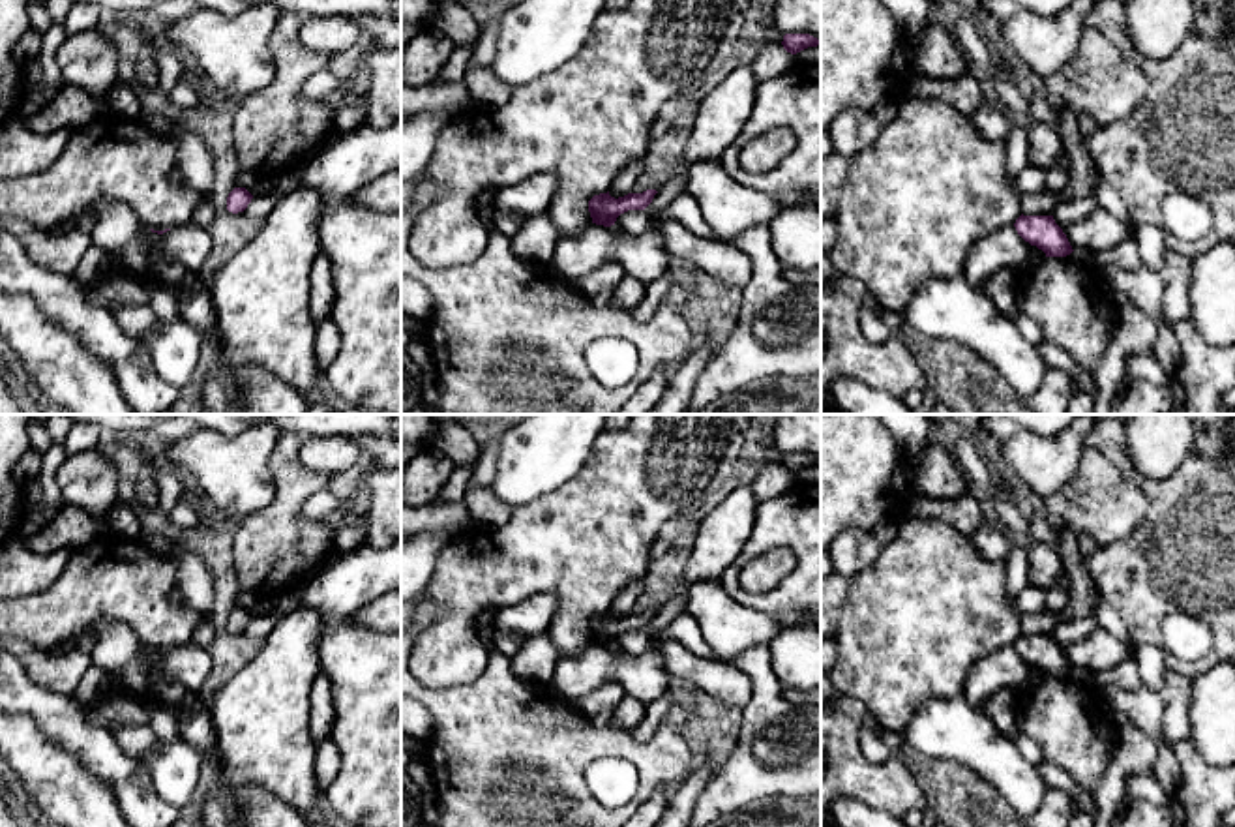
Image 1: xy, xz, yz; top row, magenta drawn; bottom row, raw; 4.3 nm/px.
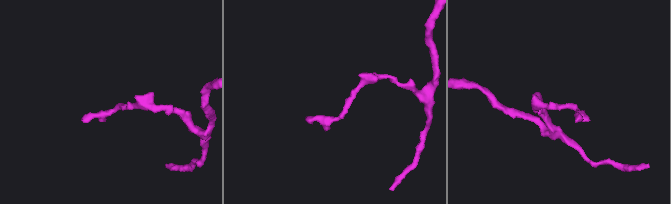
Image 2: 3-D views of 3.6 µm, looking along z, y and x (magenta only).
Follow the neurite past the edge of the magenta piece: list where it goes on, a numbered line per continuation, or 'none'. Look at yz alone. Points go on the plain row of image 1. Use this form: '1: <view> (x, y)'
none

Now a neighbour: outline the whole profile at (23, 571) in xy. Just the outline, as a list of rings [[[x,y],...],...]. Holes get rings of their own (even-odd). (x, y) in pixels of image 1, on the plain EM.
[[[7,538],[0,544],[0,600],[49,589],[64,572],[69,557],[69,548],[36,553],[24,540]]]

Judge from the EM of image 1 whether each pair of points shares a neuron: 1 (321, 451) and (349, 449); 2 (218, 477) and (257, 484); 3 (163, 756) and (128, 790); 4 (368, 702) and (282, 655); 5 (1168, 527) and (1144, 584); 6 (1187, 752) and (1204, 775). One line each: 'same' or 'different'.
1: same
2: same
3: different
4: different
5: same
6: same

